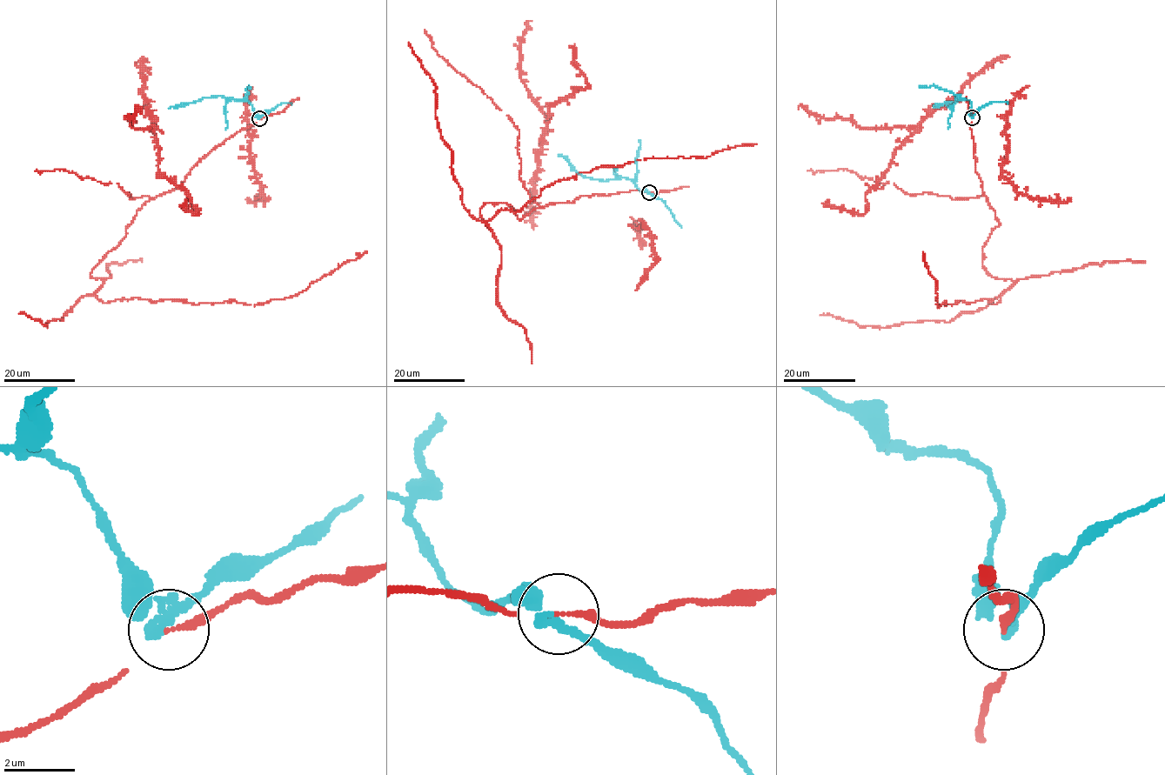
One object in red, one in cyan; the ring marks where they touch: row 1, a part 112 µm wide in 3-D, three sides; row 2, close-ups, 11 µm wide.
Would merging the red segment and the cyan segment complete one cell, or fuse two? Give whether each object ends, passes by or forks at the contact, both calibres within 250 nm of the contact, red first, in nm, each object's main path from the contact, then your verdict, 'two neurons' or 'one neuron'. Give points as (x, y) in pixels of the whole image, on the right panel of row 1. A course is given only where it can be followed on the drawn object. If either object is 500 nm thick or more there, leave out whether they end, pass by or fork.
red passes by; cyan passes by; 110 nm thick on the red side, 200 nm on the other; red runs (972, 117), (974, 170), (999, 224), (982, 247), (982, 266), (1014, 281), (994, 304), (939, 306), (922, 252); cyan runs (972, 117), (971, 103), (967, 99), (957, 98), (959, 95), (956, 100), (936, 105), (934, 108); two neurons

